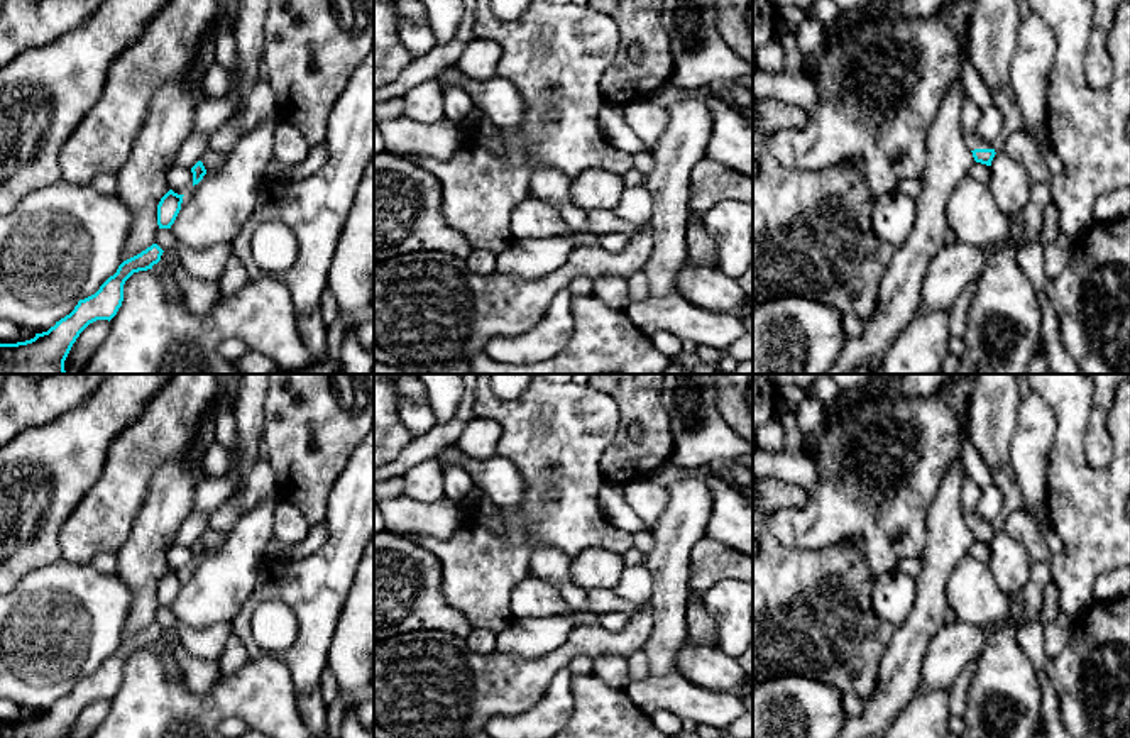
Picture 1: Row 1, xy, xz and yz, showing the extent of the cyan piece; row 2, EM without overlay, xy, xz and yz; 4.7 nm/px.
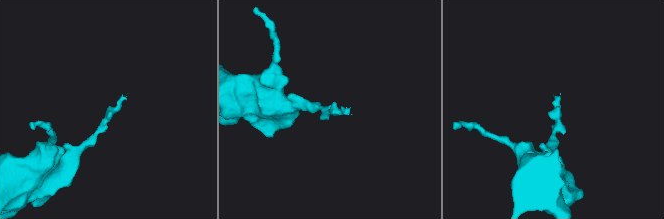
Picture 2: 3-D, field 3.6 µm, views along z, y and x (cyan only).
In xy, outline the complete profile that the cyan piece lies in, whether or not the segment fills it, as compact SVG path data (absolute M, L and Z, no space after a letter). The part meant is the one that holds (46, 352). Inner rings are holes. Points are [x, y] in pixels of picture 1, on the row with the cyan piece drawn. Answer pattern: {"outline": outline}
{"outline": "M152 244L123 261L100 289L80 300L74 310L47 332L17 344L0 344L0 374L66 374L64 361L80 333L96 320L112 320L123 301L125 281L139 271L152 269L162 249Z"}

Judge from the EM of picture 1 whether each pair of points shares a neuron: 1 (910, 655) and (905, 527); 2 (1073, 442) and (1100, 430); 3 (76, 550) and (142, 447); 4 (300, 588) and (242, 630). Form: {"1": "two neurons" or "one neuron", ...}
{"1": "two neurons", "2": "two neurons", "3": "one neuron", "4": "one neuron"}

